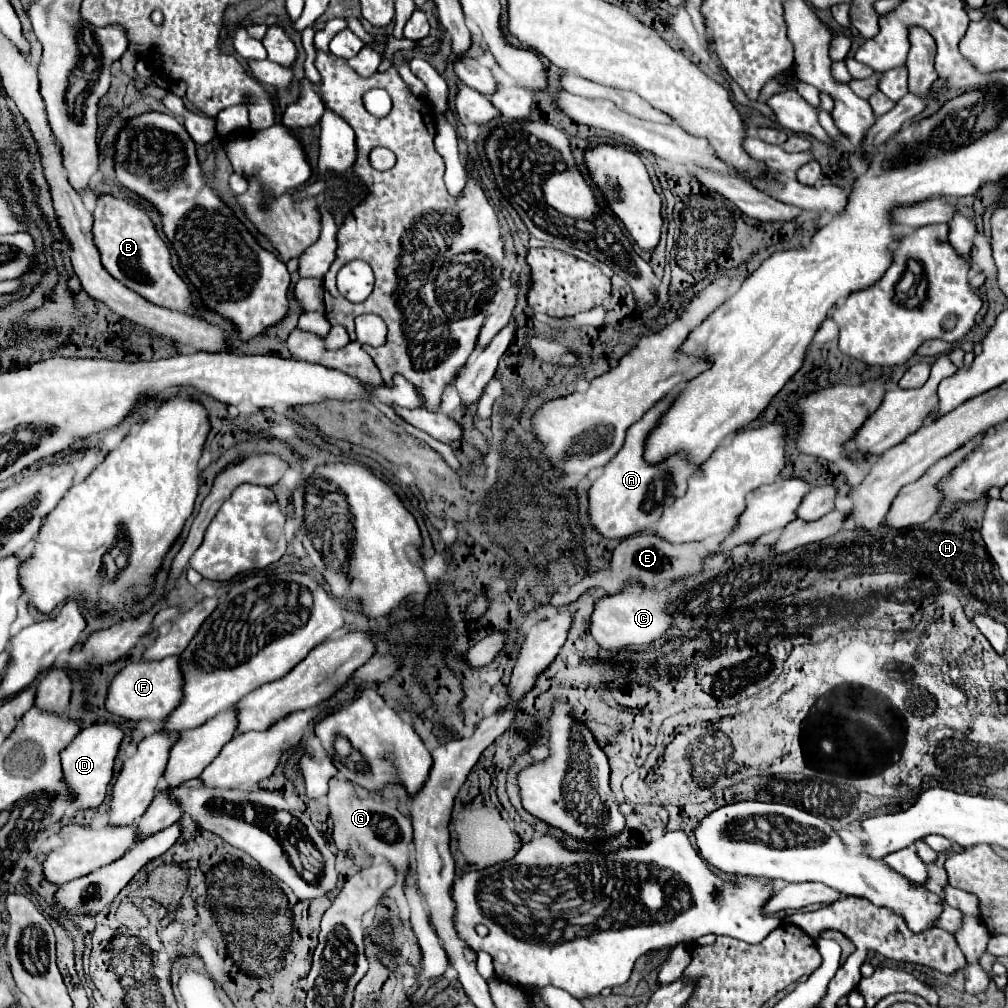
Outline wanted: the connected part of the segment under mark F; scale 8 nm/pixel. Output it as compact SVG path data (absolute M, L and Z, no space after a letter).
M169 656L159 662L133 662L121 668L109 684L105 708L125 720L165 720L181 702L181 672L179 656Z

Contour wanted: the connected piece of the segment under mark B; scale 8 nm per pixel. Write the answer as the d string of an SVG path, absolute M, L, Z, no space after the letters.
M99 194L93 218L93 240L99 248L101 264L111 276L115 276L115 280L125 284L133 292L139 292L139 296L157 306L193 314L189 300L191 290L187 282L183 282L183 278L173 270L169 246L159 238L155 224L143 210L115 196Z

